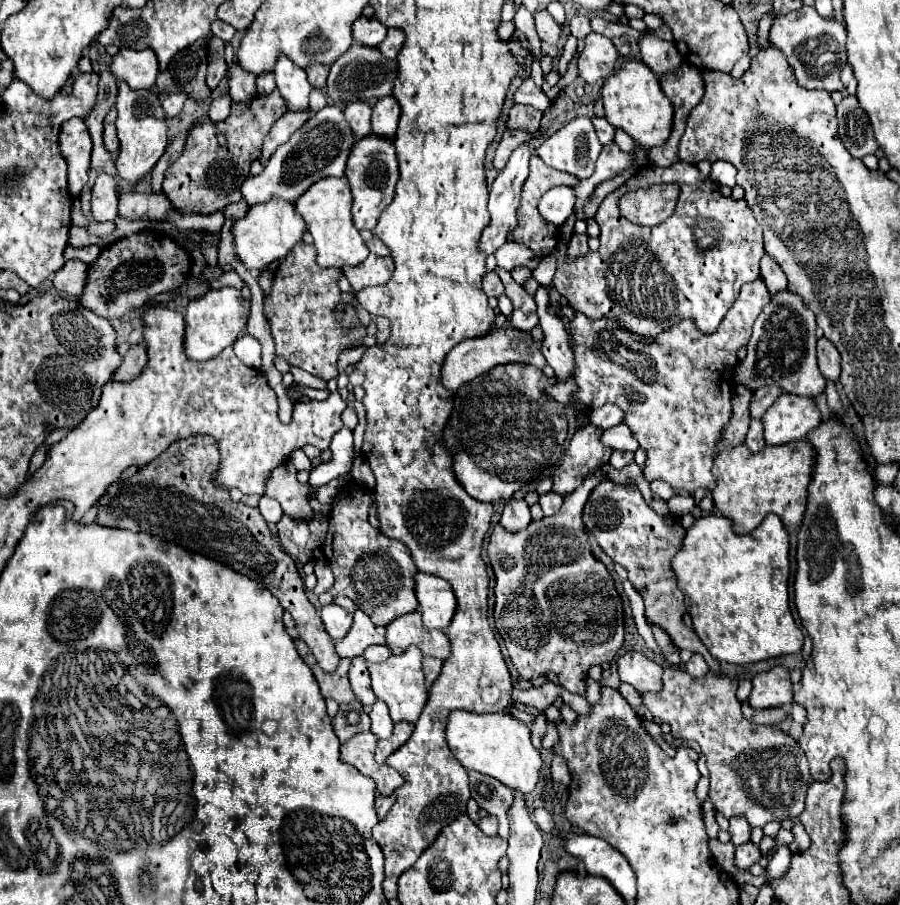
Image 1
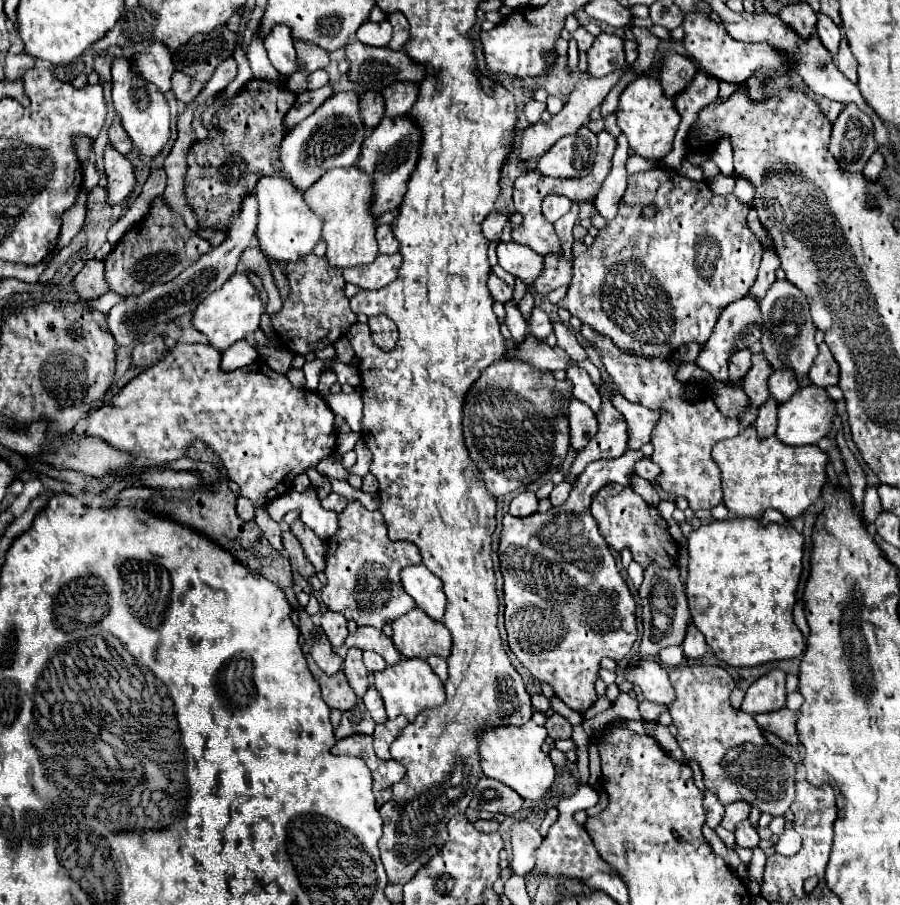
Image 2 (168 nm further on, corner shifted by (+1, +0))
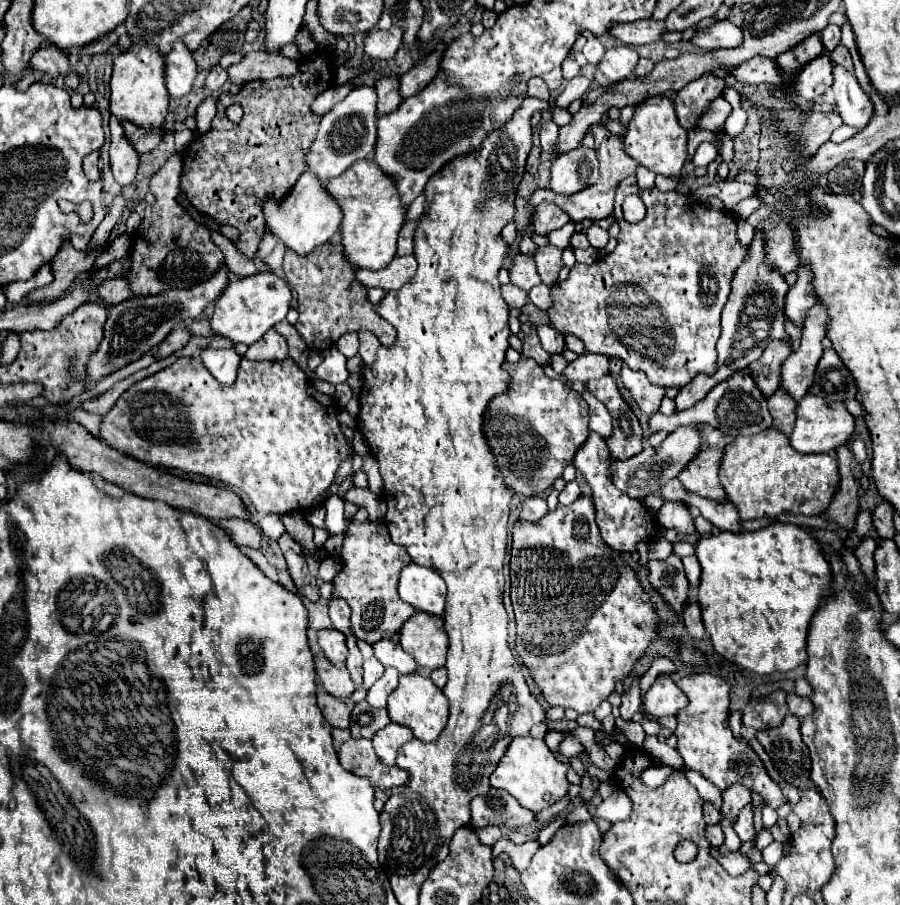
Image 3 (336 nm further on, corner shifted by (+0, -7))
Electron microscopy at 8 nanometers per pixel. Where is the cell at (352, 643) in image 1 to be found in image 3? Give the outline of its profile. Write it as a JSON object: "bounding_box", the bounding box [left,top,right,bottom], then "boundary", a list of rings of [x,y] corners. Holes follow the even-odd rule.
{"bounding_box":[373,638,419,674],"boundary":[[[383,638],[379,642],[373,644],[373,652],[375,652],[375,658],[385,666],[385,668],[397,668],[401,674],[411,674],[415,672],[419,666],[415,664],[415,660],[403,652],[403,648],[399,644],[395,644],[393,640],[389,638]]]}

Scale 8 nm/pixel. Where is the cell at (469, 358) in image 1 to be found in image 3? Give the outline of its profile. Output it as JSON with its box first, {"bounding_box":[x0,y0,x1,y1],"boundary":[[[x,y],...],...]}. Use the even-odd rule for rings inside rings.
{"bounding_box":[563,352,609,382],"boundary":[[[583,352],[577,360],[569,362],[563,370],[565,380],[569,382],[589,382],[593,378],[601,378],[609,372],[609,358],[605,354]]]}

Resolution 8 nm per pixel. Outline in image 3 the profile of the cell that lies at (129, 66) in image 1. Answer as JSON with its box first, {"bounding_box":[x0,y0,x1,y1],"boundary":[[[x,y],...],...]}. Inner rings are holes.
{"bounding_box":[165,40,197,98],"boundary":[[[181,40],[173,42],[169,54],[165,54],[165,86],[171,98],[181,98],[191,92],[193,80],[197,76],[197,66],[191,52]]]}

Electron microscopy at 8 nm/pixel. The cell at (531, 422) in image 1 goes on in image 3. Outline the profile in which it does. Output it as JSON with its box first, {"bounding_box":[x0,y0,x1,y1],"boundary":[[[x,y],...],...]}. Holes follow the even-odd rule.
{"bounding_box":[483,358,589,496],"boundary":[[[521,358],[515,364],[505,362],[505,370],[511,376],[509,390],[489,402],[489,408],[483,418],[483,432],[487,444],[491,446],[491,452],[495,454],[495,464],[503,474],[505,486],[517,496],[541,496],[563,474],[563,468],[571,464],[575,450],[585,442],[589,434],[587,402],[581,398],[579,392],[565,386],[565,382],[545,376],[543,368],[531,358]]]}

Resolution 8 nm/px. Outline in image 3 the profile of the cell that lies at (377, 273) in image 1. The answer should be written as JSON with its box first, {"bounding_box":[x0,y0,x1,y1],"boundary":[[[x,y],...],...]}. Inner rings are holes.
{"bounding_box":[355,256,417,290],"boundary":[[[395,256],[389,266],[383,270],[357,270],[355,280],[365,288],[383,288],[383,290],[399,290],[405,282],[413,278],[417,270],[415,256]]]}

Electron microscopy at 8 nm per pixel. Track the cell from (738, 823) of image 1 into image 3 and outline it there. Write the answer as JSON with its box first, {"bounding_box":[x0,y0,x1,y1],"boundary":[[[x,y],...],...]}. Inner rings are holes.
{"bounding_box":[721,786,751,828],"boundary":[[[729,786],[723,792],[723,804],[721,804],[721,828],[733,826],[739,812],[751,804],[751,792],[745,786]]]}

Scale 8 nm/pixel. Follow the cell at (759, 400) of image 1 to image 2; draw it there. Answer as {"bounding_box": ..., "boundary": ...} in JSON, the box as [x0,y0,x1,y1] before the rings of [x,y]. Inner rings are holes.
{"bounding_box":[768,371,800,403],"boundary":[[[774,371],[768,385],[770,385],[770,395],[776,397],[778,403],[790,399],[790,395],[800,387],[798,379],[794,379],[794,371]]]}

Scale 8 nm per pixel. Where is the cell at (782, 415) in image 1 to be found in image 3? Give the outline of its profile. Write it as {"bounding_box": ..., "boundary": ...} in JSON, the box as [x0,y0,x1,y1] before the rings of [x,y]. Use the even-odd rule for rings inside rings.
{"bounding_box":[789,394,855,454],"boundary":[[[807,394],[797,402],[795,414],[797,414],[797,420],[789,436],[789,442],[797,452],[811,452],[811,454],[829,452],[829,450],[835,450],[839,444],[845,444],[853,434],[855,422],[853,422],[853,416],[845,410],[843,402],[829,402],[825,398],[815,398],[813,394]]]}

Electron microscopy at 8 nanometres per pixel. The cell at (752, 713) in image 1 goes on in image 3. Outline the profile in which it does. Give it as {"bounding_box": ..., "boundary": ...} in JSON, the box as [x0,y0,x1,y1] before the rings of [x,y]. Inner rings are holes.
{"bounding_box":[757,714,815,790],"boundary":[[[787,714],[781,726],[759,730],[757,740],[763,744],[771,760],[779,766],[779,774],[787,784],[797,786],[799,790],[809,790],[815,788],[815,784],[809,778],[811,760],[807,746],[801,740],[799,726],[801,720],[793,714]]]}

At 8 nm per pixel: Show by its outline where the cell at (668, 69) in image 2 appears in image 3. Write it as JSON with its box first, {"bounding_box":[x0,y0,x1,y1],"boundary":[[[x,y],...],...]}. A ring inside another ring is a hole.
{"bounding_box":[675,74,725,130],"boundary":[[[703,74],[701,78],[689,82],[685,88],[681,88],[675,98],[675,112],[679,118],[679,124],[687,130],[691,130],[697,122],[697,118],[703,114],[707,104],[721,94],[725,82],[713,74]]]}

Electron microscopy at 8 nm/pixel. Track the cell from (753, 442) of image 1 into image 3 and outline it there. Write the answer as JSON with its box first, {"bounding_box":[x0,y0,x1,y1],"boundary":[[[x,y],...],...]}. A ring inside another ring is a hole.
{"bounding_box":[767,388,795,436],"boundary":[[[779,388],[771,398],[767,398],[767,406],[773,416],[773,428],[789,436],[795,426],[795,400],[787,398],[787,392]]]}

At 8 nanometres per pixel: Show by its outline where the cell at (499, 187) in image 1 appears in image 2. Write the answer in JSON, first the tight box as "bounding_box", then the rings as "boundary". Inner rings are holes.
{"bounding_box":[482,207,512,241],"boundary":[[[508,207],[508,211],[494,211],[486,217],[486,221],[482,223],[482,229],[484,229],[484,235],[488,237],[488,241],[494,241],[494,239],[500,239],[500,233],[508,221],[508,213],[512,211],[512,207]]]}

